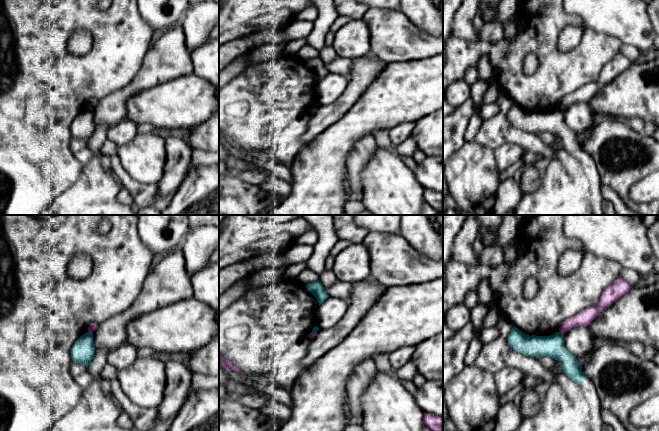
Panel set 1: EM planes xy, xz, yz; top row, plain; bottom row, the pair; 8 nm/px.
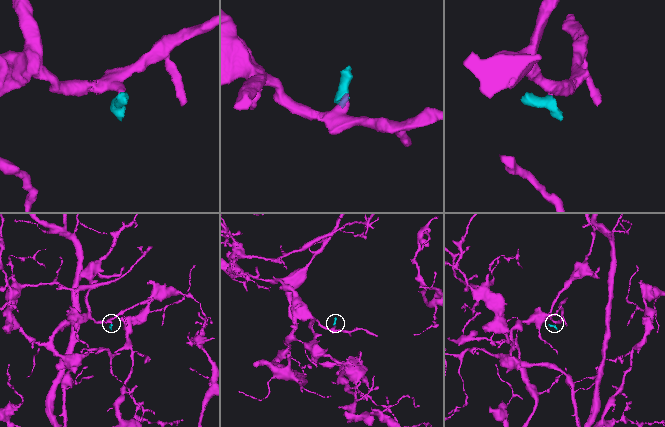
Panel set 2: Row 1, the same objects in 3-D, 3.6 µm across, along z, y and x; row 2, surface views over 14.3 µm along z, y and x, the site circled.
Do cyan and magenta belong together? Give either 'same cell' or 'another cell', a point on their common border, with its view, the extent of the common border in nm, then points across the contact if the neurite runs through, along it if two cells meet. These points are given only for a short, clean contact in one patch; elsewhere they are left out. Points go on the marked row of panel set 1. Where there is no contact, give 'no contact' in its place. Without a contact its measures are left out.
another cell | yz (561, 333) | 50 nm | along yz (559, 331), (563, 334)

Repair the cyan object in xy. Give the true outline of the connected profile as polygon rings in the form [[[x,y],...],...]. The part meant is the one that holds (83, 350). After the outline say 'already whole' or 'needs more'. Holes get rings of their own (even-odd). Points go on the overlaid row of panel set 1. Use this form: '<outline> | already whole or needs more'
[[[85,333],[80,336],[71,348],[71,358],[73,363],[81,363],[88,367],[95,355],[95,345],[92,333]]] | already whole

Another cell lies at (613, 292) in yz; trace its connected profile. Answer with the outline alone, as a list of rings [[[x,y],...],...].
[[[619,276],[612,284],[604,289],[596,306],[588,307],[575,316],[566,319],[560,325],[559,332],[564,334],[569,329],[577,326],[588,327],[603,310],[612,306],[614,302],[627,294],[631,288],[632,286],[624,278]]]

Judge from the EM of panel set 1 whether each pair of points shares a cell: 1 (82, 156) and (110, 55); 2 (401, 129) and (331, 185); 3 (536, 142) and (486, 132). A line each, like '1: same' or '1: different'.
1: different
2: different
3: same

